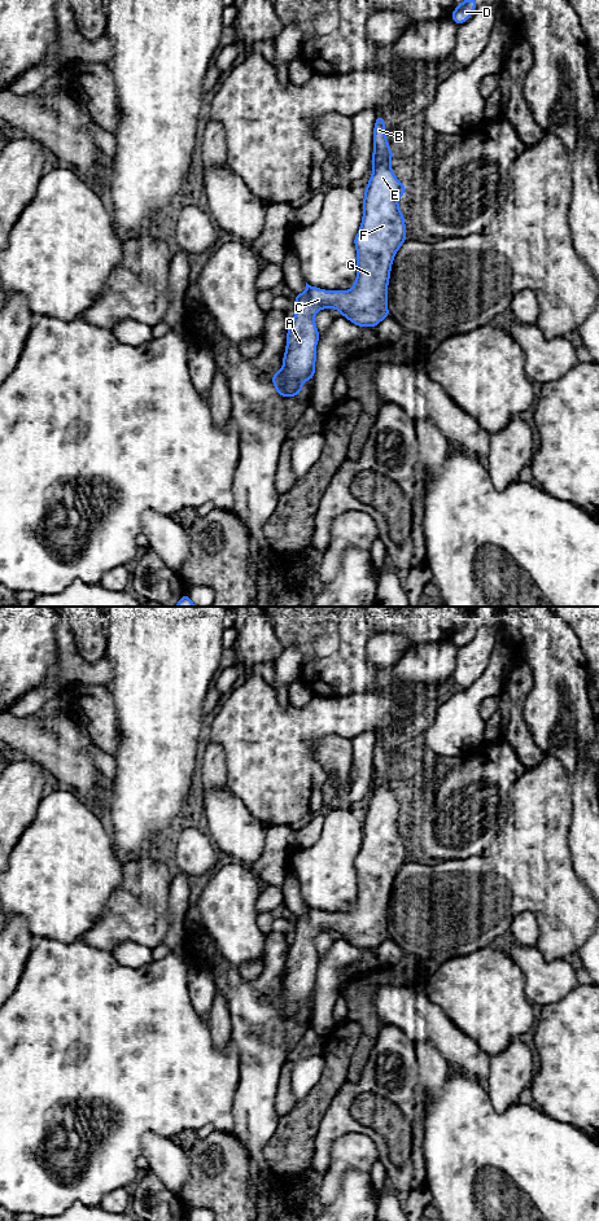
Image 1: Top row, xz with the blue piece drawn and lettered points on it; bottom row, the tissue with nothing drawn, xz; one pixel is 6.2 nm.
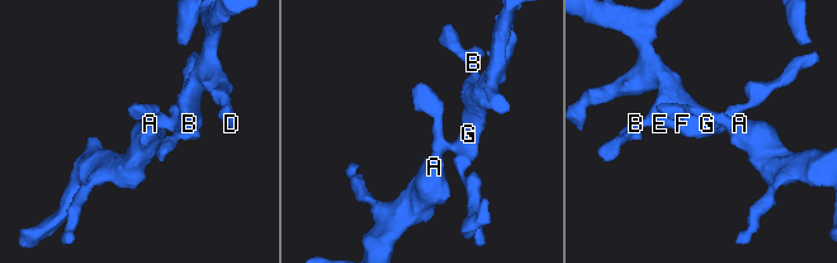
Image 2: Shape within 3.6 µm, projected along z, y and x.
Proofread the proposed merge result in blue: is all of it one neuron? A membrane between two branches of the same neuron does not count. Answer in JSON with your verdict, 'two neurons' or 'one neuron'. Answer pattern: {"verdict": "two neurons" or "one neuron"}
{"verdict": "one neuron"}

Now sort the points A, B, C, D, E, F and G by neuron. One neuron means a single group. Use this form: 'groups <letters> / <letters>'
groups A B C D E F G

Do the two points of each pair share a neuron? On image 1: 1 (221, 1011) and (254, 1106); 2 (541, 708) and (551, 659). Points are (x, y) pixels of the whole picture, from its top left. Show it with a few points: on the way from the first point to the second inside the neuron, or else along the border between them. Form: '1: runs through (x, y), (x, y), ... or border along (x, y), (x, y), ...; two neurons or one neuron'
1: border along (228, 1011), (232, 1041); two neurons
2: runs through (551, 696), (551, 670); one neuron

